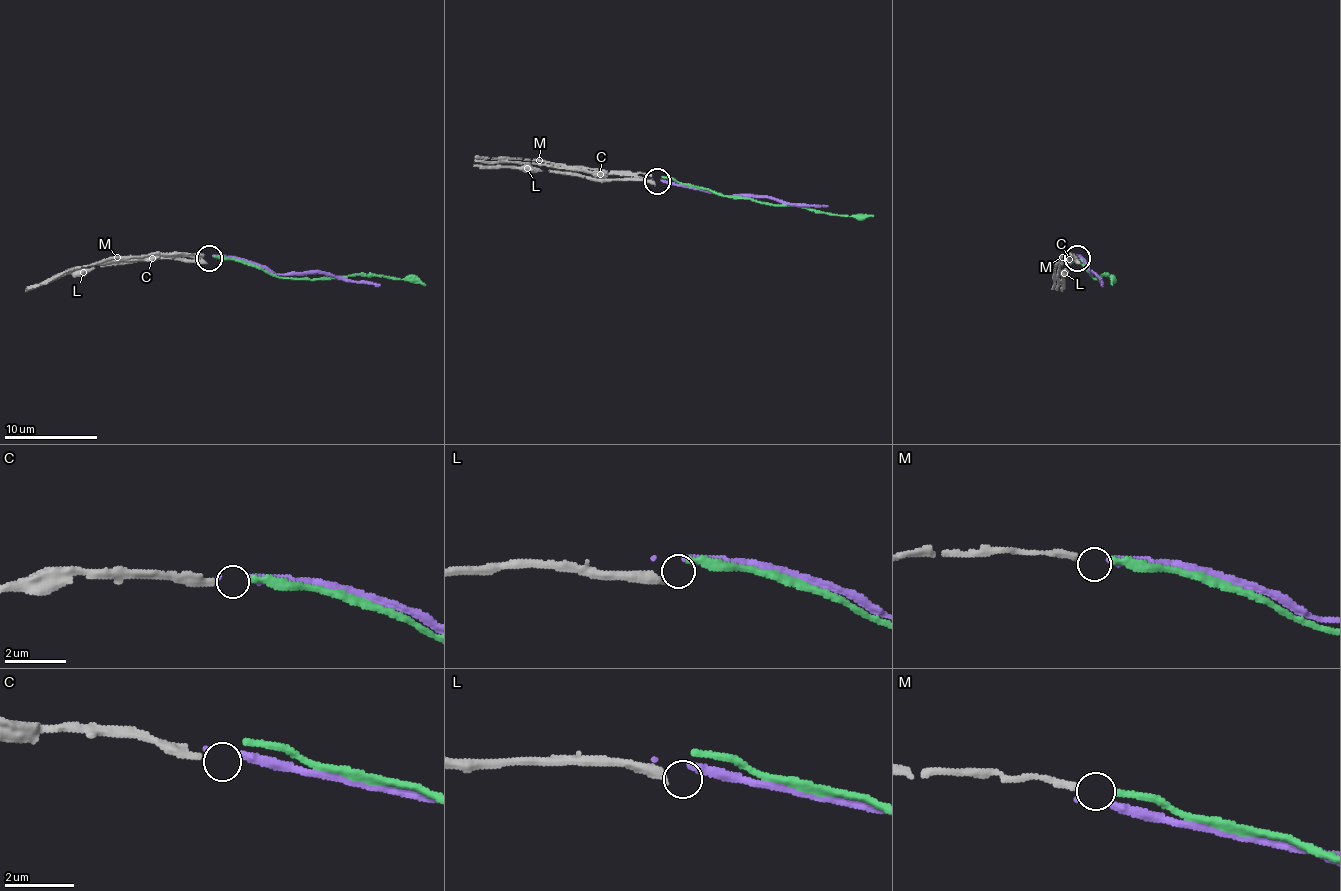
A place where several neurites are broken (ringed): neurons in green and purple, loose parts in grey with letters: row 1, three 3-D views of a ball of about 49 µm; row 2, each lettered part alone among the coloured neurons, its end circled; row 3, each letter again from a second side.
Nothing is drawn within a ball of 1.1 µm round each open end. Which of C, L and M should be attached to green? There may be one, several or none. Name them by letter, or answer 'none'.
M

